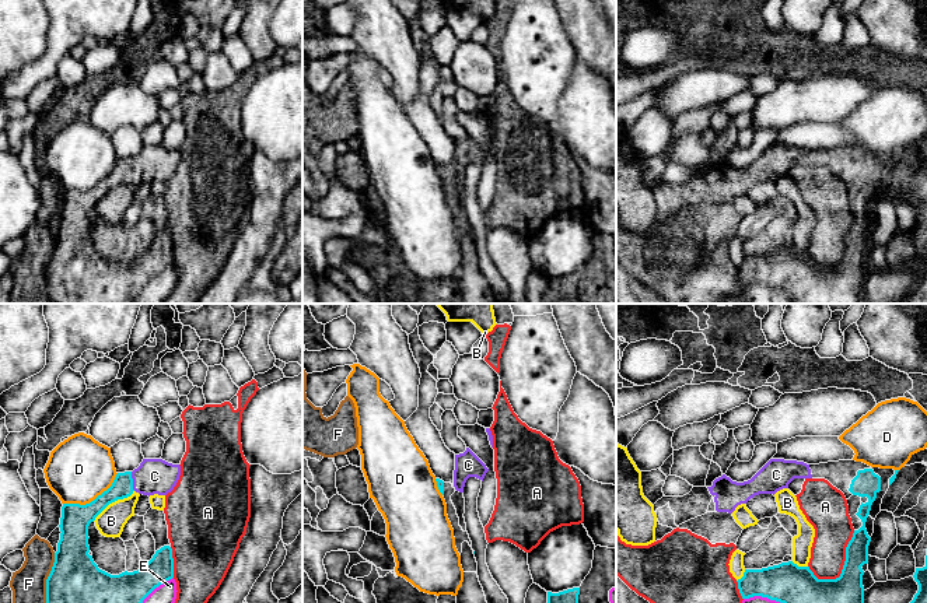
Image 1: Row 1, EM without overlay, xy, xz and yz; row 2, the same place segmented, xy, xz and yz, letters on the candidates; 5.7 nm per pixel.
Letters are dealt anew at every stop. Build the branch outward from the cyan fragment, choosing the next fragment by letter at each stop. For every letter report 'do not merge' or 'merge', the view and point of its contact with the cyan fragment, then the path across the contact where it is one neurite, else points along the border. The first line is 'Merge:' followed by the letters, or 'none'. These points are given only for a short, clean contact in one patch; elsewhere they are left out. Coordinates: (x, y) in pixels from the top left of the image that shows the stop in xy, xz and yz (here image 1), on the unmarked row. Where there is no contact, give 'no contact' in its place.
Merge: C
A: do not merge; contact yz (845, 251)
B: do not merge; contact xy (114, 188)
C: merge; contact xy (132, 168); way xy (122, 174), (132, 168), (154, 162)
D: do not merge; contact xy (94, 186)
E: do not merge; contact xy (150, 279)
F: do not merge; contact xy (46, 272); border xy (55, 239), (55, 248), (46, 266), (46, 297), (49, 302)

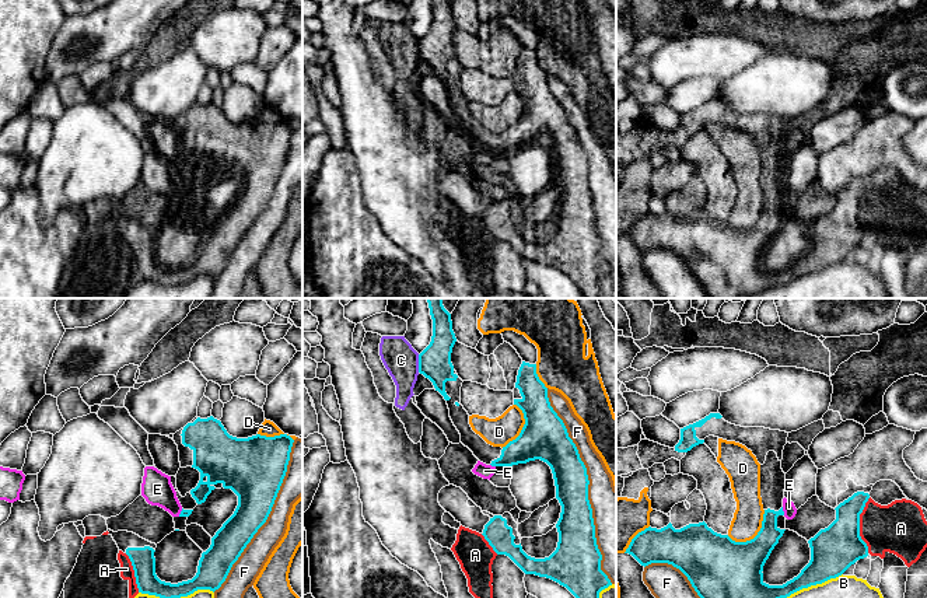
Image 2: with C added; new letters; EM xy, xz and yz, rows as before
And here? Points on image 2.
Merge: none
A: do not merge; contact yz (859, 212)
B: do not merge; contact yz (789, 282)
C: do not merge; contact xz (419, 49); border xz (417, 41), (419, 58)
D: do not merge; contact yz (755, 223)
E: do not merge; contact yz (783, 198); border yz (782, 193), (784, 200)
F: do not merge; contact xz (587, 172)

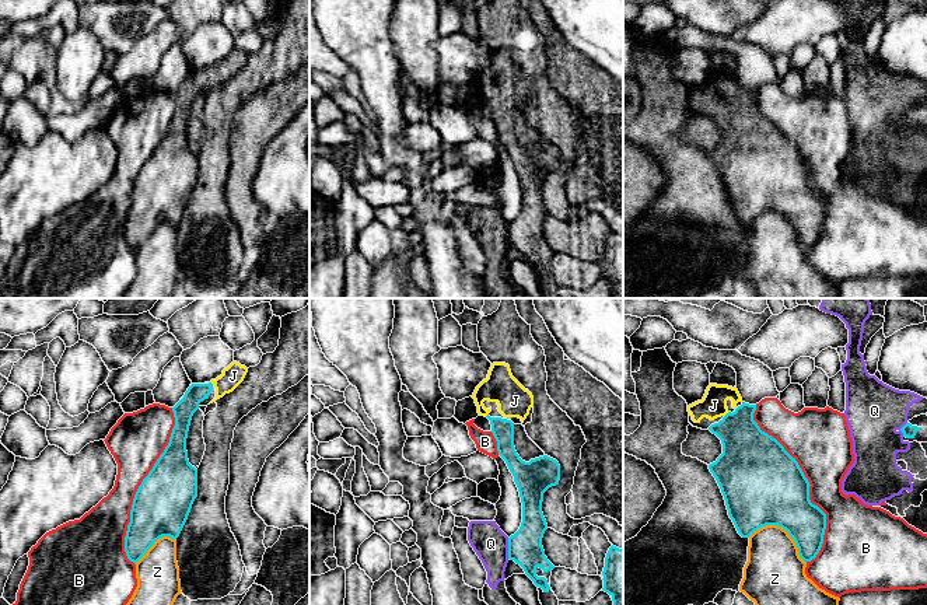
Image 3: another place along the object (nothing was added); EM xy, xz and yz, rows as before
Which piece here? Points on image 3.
Merge: J
B: do not merge; contact yz (808, 168)
J: merge; contact yz (726, 101); way yz (748, 137), (740, 119), (726, 101), (713, 91)
Q: do not merge; contact xz (509, 234); border xz (507, 224), (509, 244)
Z: do not merge; contact yz (783, 214)

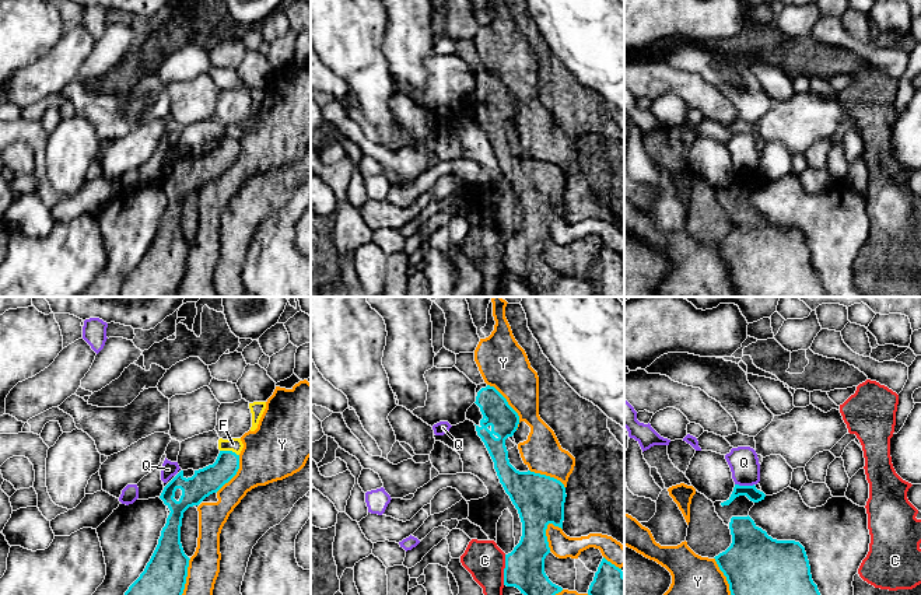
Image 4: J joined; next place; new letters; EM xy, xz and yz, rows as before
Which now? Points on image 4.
Merge: none
C: do not merge; contact xz (504, 256); border xz (505, 241), (503, 270)
F: do not merge; contact xy (230, 137); border xy (220, 136), (231, 136), (238, 142)
Q: do not merge; contact yz (745, 172); border yz (735, 170), (753, 171)
Y: do not merge; contact yz (728, 269)

